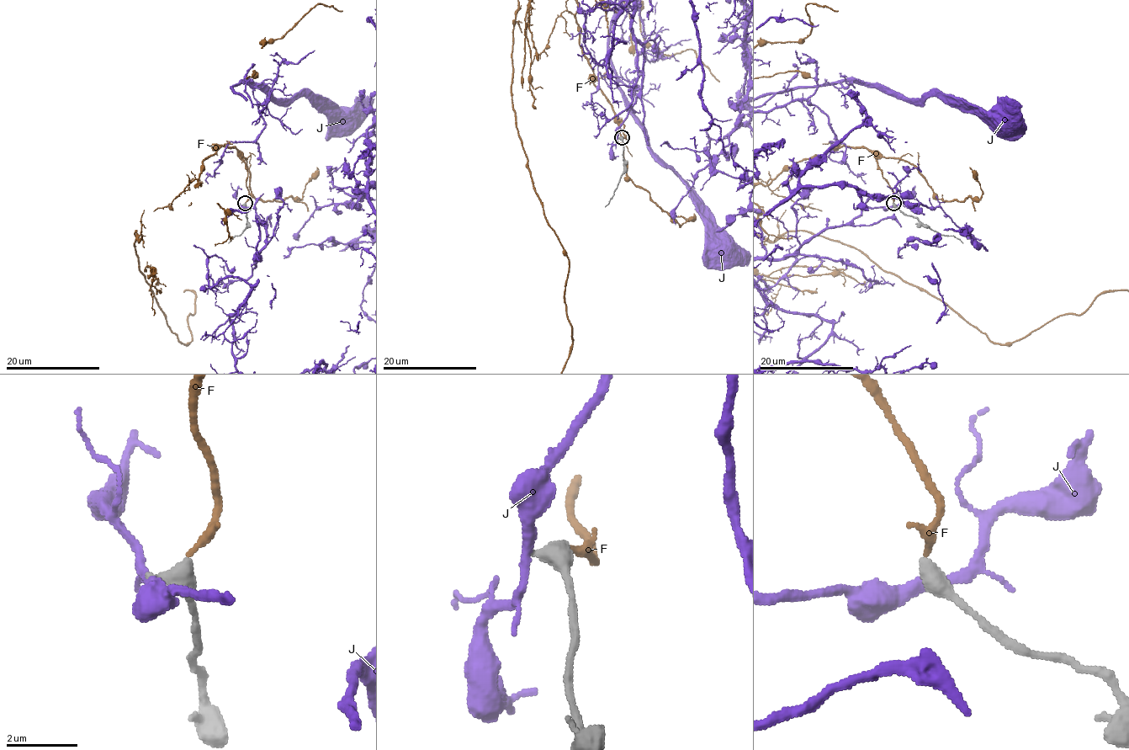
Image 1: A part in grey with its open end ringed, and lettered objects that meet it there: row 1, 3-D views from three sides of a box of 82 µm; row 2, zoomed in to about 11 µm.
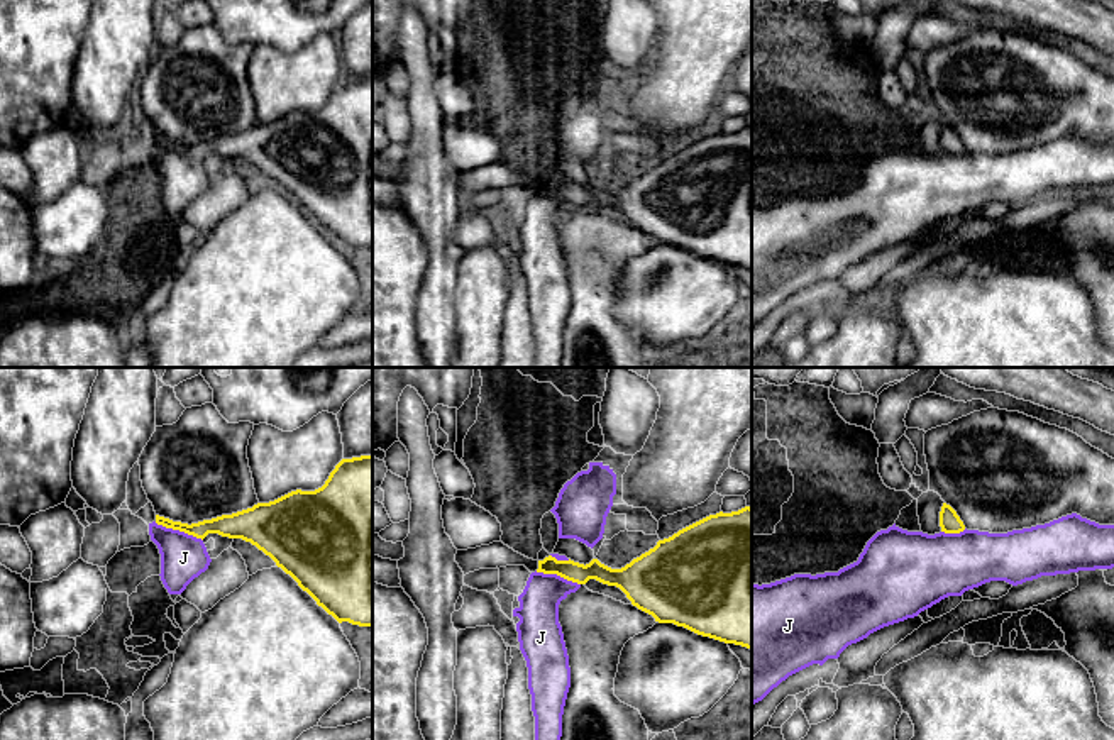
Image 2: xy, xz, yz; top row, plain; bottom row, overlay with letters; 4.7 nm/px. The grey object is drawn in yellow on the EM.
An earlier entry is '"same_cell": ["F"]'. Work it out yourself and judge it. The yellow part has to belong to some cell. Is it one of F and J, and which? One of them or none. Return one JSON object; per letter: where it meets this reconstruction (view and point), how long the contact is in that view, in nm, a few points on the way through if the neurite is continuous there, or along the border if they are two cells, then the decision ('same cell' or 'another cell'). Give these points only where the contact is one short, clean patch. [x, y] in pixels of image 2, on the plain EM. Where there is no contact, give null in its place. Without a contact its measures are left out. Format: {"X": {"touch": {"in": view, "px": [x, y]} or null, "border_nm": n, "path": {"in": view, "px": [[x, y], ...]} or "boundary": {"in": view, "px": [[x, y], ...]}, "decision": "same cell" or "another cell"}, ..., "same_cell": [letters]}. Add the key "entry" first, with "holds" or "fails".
{"entry": "holds", "F": {"touch": null, "decision": "same cell"}, "J": {"touch": {"in": "xy", "px": [178, 149]}, "border_nm": 240, "boundary": {"in": "xy", "px": [[154, 143], [183, 151], [202, 161]]}, "decision": "another cell"}, "same_cell": ["F"]}

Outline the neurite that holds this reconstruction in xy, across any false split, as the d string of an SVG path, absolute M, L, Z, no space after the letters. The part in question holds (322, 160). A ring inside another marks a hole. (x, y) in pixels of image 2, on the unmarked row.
M372 76L342 80L315 112L296 110L274 122L191 146L159 135L156 144L201 161L218 154L251 163L339 244L372 247Z

